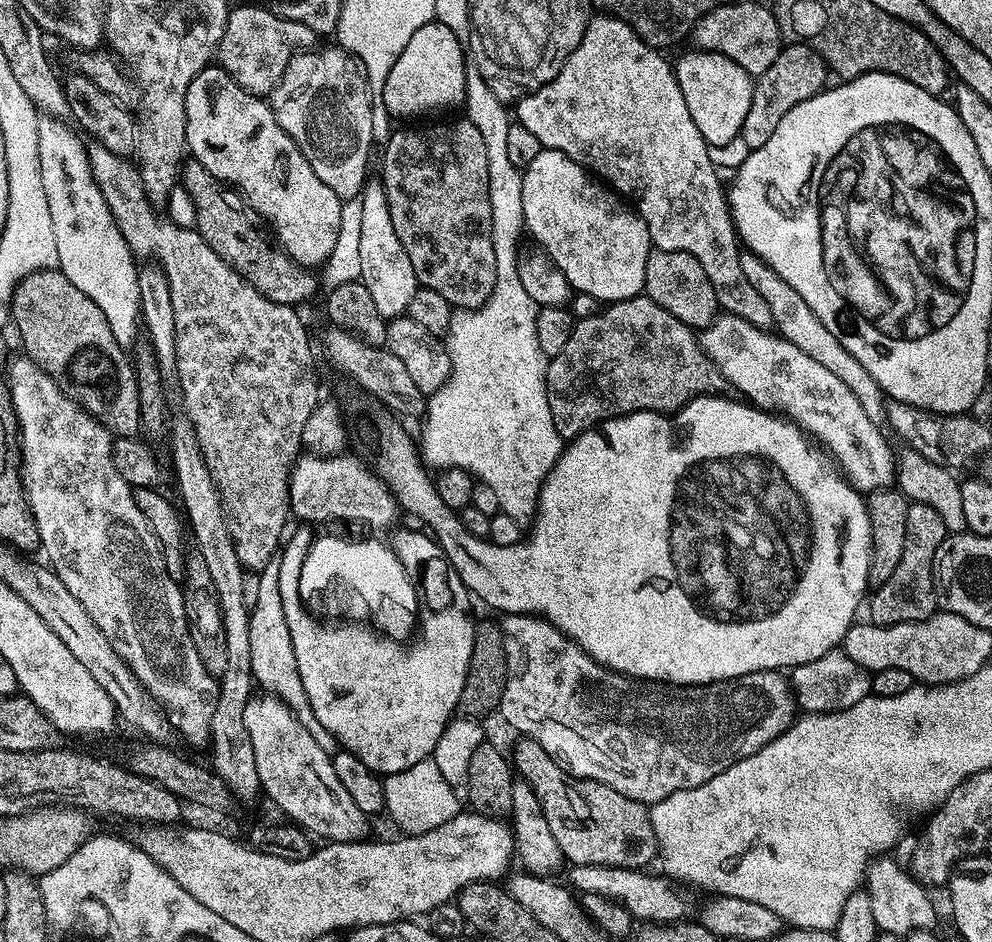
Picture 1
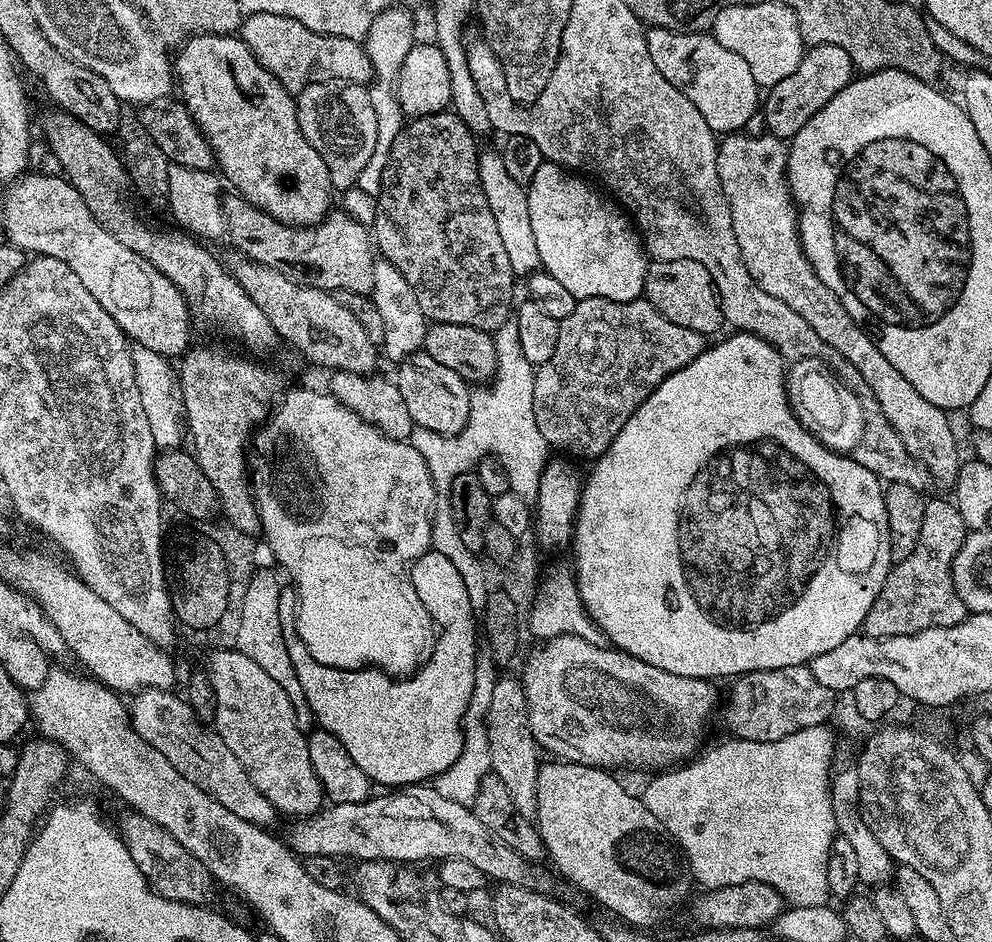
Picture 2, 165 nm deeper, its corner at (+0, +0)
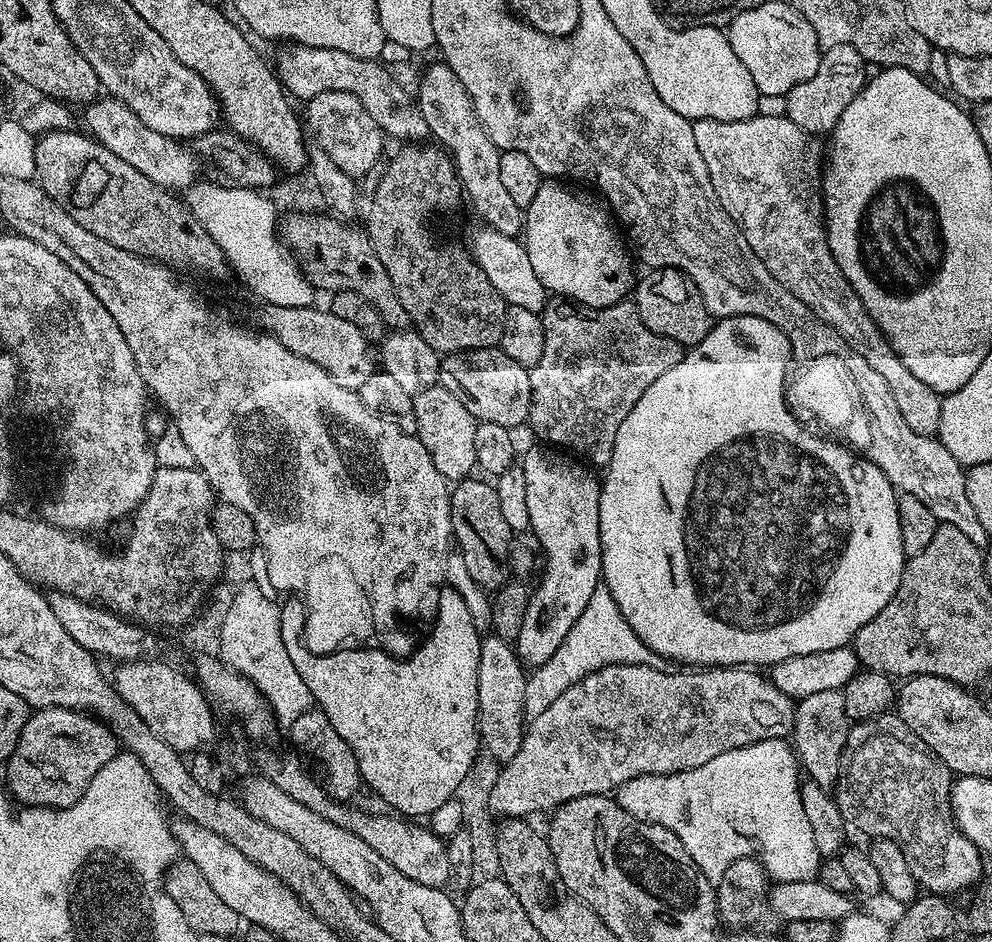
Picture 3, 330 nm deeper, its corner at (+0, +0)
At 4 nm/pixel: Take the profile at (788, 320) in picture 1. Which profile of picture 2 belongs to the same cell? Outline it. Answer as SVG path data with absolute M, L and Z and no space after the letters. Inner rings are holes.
M728 134L719 141L717 170L730 206L734 238L738 238L738 249L741 250L742 262L746 262L746 270L750 270L750 278L754 278L766 294L782 298L790 310L802 314L802 318L810 322L814 334L818 334L826 346L834 346L834 350L838 350L838 354L849 360L858 374L870 382L874 398L878 398L878 406L882 406L882 414L886 414L902 440L902 446L906 446L910 455L928 471L929 477L945 486L955 484L962 455L956 449L949 413L934 406L934 402L926 402L926 398L922 398L922 394L918 394L918 390L914 390L914 386L910 386L910 382L906 382L906 378L886 362L886 354L882 354L872 337L856 325L850 314L846 314L842 302L838 302L835 294L818 278L811 262L804 257L798 209L788 187L785 141L771 134L744 135Z

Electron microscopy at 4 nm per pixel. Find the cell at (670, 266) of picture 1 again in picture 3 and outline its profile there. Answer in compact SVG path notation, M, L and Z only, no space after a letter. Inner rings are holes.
M654 268L645 273L634 284L634 303L641 322L654 330L654 334L674 338L674 342L685 346L702 342L702 338L710 334L714 317L706 302L702 302L702 294L698 294L698 286L694 286L688 273L679 272L677 268Z

